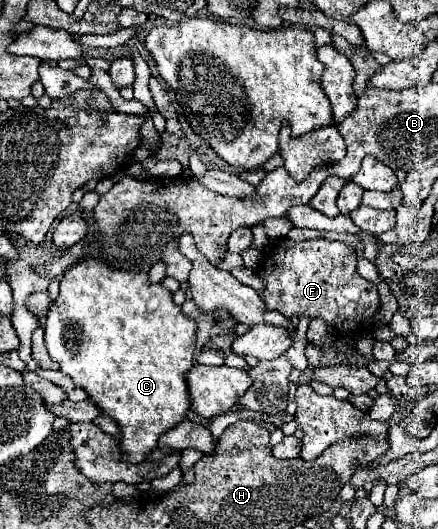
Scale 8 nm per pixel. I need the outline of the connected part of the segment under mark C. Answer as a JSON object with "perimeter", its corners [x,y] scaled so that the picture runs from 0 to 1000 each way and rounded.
{"perimeter":[[[187,488],[178,499],[160,503],[146,514],[146,526],[137,529],[137,556],[123,567],[123,575],[110,582],[105,594],[105,658],[110,669],[123,684],[137,688],[137,703],[155,707],[174,730],[192,733],[205,749],[205,756],[251,790],[260,790],[274,805],[279,828],[274,828],[274,847],[279,847],[279,870],[301,870],[301,873],[324,873],[333,870],[333,862],[356,847],[356,836],[370,820],[379,820],[388,809],[397,809],[402,802],[411,802],[425,790],[425,779],[434,775],[434,745],[429,745],[429,730],[425,730],[425,703],[443,692],[443,650],[447,650],[447,609],[429,597],[416,594],[411,578],[397,575],[393,556],[361,533],[361,537],[342,537],[338,529],[338,514],[306,514],[306,510],[265,510],[251,507],[242,495],[219,491],[219,488]]]}

